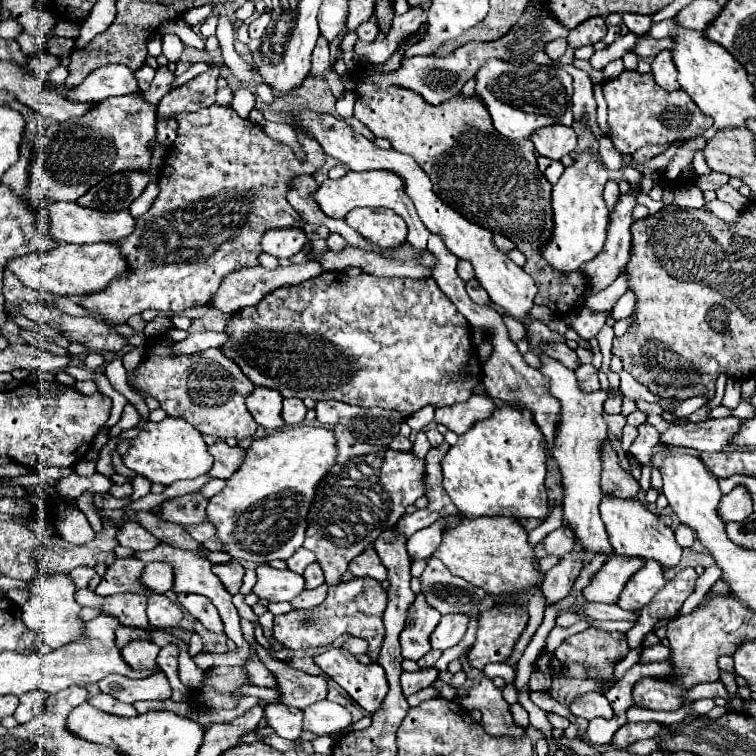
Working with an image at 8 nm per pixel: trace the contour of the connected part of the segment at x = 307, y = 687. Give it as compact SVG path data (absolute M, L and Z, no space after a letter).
M257 644L257 652L261 656L261 662L275 674L279 686L281 686L281 696L283 702L287 706L295 706L295 708L305 708L311 706L319 700L327 698L327 680L321 676L309 676L301 670L291 668L287 662L279 662L275 658L269 656L269 652L265 652L259 644Z

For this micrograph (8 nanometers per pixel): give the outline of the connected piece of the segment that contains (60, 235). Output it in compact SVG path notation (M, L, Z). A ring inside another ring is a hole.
M53 202L47 206L47 218L49 218L49 234L55 240L67 242L67 244L93 244L93 242L105 242L105 240L121 240L129 236L129 230L133 230L135 218L129 214L129 210L123 212L99 212L81 208L75 202Z

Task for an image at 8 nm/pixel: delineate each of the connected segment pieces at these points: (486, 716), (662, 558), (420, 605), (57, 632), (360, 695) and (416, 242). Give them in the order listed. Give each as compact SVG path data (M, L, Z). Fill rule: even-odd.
M467 650L459 656L463 672L469 680L475 684L469 688L467 696L461 698L461 704L467 710L479 710L481 712L481 726L487 734L493 736L523 736L525 730L513 724L509 704L505 702L501 688L497 688L491 678L483 674L483 670L471 668L467 662Z
M605 496L601 502L601 518L607 528L609 544L615 554L619 556L635 556L643 560L655 560L659 562L665 570L671 570L679 564L681 558L681 546L675 542L675 532L673 528L665 526L659 516L649 512L647 506L643 506L637 500L619 500Z
M419 594L409 608L409 618L405 630L401 632L401 656L403 660L419 660L429 652L429 634L439 624L441 614L429 608L425 596Z
M39 572L29 586L31 598L21 606L23 610L23 622L43 638L45 644L51 648L65 646L67 642L81 640L83 638L83 626L85 622L79 620L79 610L73 594L75 594L75 584L69 574L59 574L59 572Z
M333 648L317 656L315 664L369 714L381 706L381 700L389 692L385 670L379 664L359 664L343 648Z
M349 170L339 180L327 178L323 184L319 184L319 188L313 192L313 200L317 202L321 212L325 212L329 218L345 218L347 212L357 206L371 206L371 208L381 206L381 208L395 210L409 226L409 236L407 236L409 246L413 246L417 254L421 254L427 248L427 238L431 232L419 220L411 198L405 194L405 190L401 190L401 178L397 178L395 174L389 174L385 170L375 170L375 172L351 172Z

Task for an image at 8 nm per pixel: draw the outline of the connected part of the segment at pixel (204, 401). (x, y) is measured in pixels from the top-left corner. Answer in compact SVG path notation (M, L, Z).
M151 340L149 348L147 348L147 356L145 360L139 364L137 374L133 378L133 384L137 388L137 392L141 394L151 394L153 398L159 400L159 406L167 412L167 416L181 416L187 422L191 422L199 432L213 436L213 438L249 438L255 436L257 432L257 424L251 416L251 412L245 406L245 398L253 392L253 382L241 374L239 366L235 362L229 362L229 358L225 358L219 348L209 348L201 354L193 354L193 356L173 356L171 354L171 342L167 340Z

